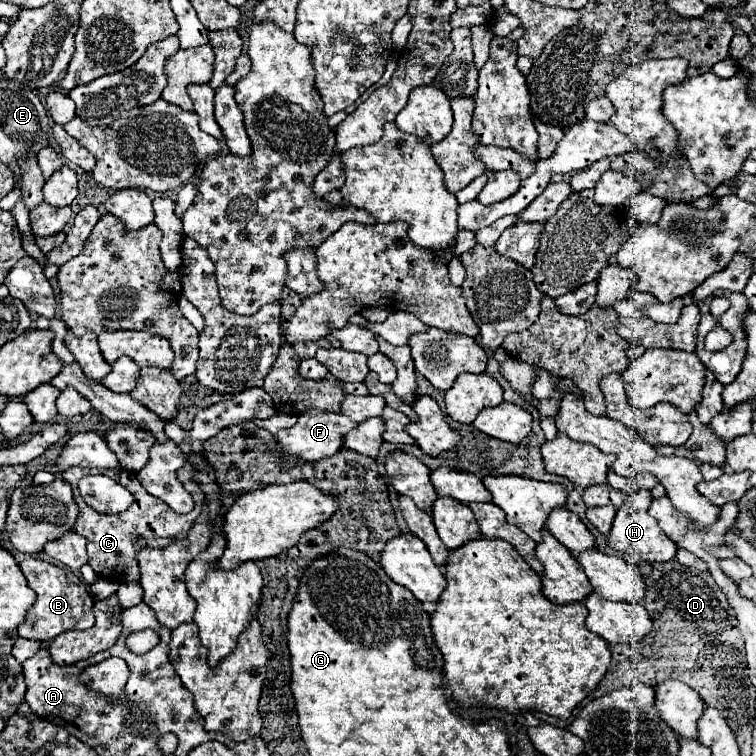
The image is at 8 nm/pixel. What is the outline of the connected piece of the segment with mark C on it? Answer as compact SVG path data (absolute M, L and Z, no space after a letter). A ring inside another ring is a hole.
M186 463L180 469L180 481L184 483L184 487L188 487L188 493L192 495L196 507L194 511L190 511L188 515L178 515L174 509L170 509L164 501L158 501L158 497L152 497L150 493L146 493L146 489L142 489L140 481L136 479L136 473L124 471L122 467L118 469L100 469L100 473L112 477L114 481L122 483L124 487L128 487L128 491L134 495L134 505L128 507L128 511L114 515L114 517L104 517L100 513L96 513L92 507L86 505L86 501L80 497L78 493L78 481L80 477L84 477L86 473L98 473L98 469L82 469L82 467L70 467L62 473L62 479L68 481L74 489L74 499L80 505L80 513L78 513L78 521L74 525L74 533L82 535L88 539L88 565L96 571L98 577L114 581L114 583L126 583L126 581L140 581L140 569L136 563L136 555L140 549L154 549L154 547L164 547L170 545L174 539L186 539L190 527L194 525L194 521L198 519L198 515L202 513L204 505L206 505L206 497L202 495L202 485L198 485L198 481L194 481L194 463Z

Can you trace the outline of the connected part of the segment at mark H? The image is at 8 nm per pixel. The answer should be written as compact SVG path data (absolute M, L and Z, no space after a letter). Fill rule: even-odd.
M640 489L626 497L624 505L616 511L612 529L608 533L608 547L622 553L638 553L644 561L670 561L674 559L674 541L662 533L658 521L648 515L652 505L652 493L648 489Z

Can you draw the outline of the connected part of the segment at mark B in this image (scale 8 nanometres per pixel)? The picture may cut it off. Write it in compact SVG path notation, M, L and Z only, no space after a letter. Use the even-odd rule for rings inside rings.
M40 557L24 559L20 563L20 569L26 575L28 585L38 595L36 603L26 613L24 623L18 625L20 637L34 639L34 641L50 641L68 629L90 629L94 625L94 613L92 613L94 599L92 599L88 587L72 571L52 565Z

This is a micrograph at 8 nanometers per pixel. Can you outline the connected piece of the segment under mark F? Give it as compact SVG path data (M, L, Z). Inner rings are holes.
M308 409L308 411L300 413L294 427L280 429L274 435L274 443L280 445L278 451L282 455L296 455L304 461L318 461L322 457L334 455L342 447L342 435L348 433L350 429L354 429L354 427L356 427L354 421L350 421L342 413L332 413L332 411L322 411L322 409Z

